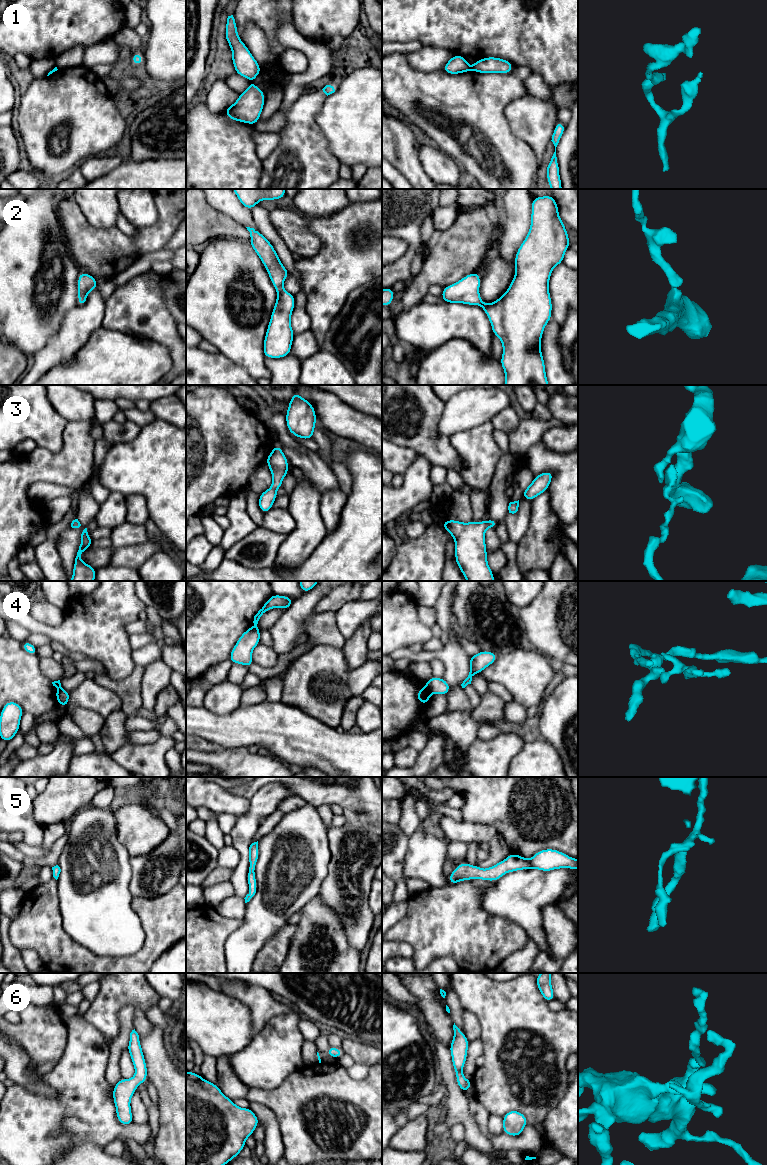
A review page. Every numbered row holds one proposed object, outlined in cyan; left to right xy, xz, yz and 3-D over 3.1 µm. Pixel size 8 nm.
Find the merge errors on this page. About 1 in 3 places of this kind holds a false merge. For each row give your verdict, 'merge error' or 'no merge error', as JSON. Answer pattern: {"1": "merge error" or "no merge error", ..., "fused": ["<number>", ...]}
{"1": "merge error", "2": "no merge error", "3": "no merge error", "4": "merge error", "5": "no merge error", "6": "no merge error", "fused": ["1", "4"]}

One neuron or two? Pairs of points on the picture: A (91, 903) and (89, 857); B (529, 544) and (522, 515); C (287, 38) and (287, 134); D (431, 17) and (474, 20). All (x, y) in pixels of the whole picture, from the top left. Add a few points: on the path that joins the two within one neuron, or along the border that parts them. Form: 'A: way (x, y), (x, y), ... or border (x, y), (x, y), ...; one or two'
A: way (91, 892), (90, 868); one
B: border (532, 507), (529, 526), (517, 545); two
C: border (303, 93), (287, 110), (285, 125), (278, 132); two
D: way (442, 17), (463, 17); one

